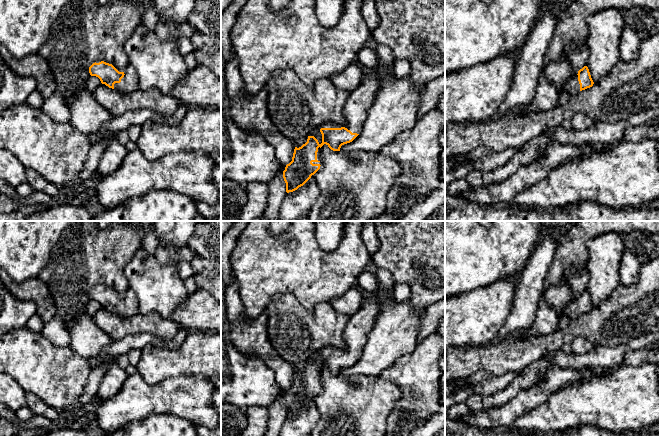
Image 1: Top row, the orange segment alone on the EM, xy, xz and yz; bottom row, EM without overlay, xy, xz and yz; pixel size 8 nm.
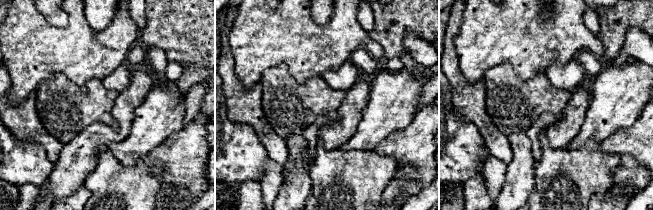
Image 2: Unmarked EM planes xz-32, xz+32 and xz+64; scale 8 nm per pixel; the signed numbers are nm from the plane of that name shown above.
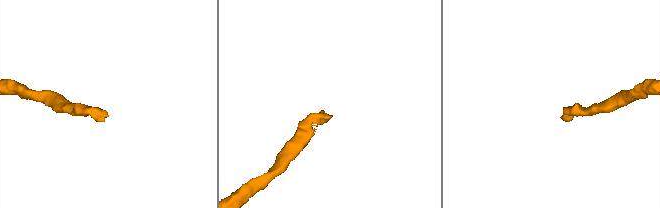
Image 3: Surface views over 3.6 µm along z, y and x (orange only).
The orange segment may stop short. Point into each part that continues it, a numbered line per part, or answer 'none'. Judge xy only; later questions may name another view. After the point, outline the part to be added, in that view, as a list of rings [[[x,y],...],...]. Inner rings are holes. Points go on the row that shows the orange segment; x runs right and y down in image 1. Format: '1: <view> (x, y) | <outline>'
1: xy (129, 83) | [[[129,64],[124,74],[121,82],[114,84],[114,89],[121,93],[132,93],[136,91],[139,88],[139,79],[135,68]]]

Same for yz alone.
1: yz (563, 76) | [[[549,63],[544,68],[544,74],[561,92],[575,96],[580,91],[578,71],[574,71],[568,63]]]

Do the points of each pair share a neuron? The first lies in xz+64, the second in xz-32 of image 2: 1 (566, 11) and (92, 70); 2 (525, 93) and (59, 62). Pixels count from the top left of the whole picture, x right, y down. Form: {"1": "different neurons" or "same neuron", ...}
{"1": "same neuron", "2": "different neurons"}

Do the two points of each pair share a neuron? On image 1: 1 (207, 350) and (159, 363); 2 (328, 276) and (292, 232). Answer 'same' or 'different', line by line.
1: same
2: same

